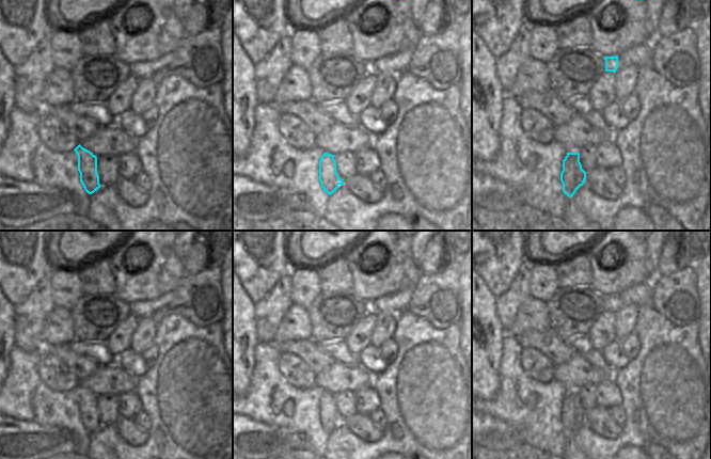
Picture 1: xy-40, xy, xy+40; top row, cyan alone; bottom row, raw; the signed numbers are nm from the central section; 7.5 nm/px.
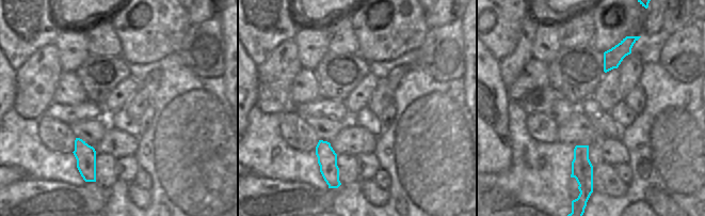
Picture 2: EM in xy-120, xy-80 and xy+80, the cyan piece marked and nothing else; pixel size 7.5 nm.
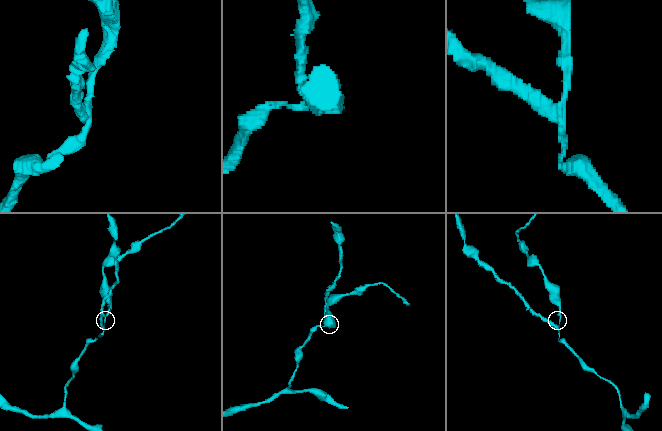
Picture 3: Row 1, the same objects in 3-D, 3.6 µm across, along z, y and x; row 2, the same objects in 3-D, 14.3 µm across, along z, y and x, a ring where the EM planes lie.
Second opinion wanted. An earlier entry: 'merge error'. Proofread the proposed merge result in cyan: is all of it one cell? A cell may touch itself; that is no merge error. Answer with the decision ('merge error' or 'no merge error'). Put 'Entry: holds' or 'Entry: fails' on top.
Entry: holds
merge error

